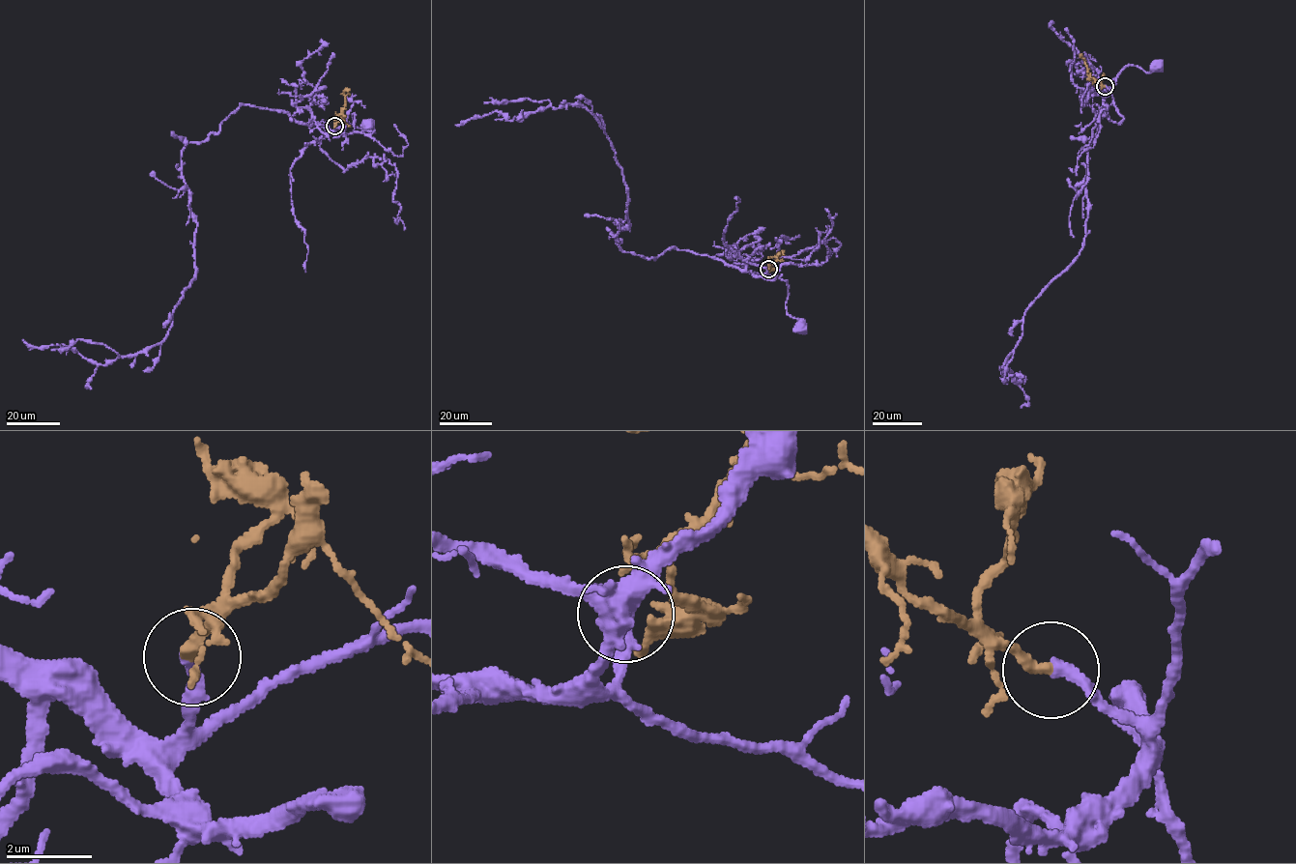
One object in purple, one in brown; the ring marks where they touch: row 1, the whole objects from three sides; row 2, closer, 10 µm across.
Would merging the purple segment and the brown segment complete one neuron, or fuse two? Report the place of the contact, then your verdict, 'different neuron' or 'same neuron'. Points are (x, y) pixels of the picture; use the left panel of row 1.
place (334, 126); same neuron

